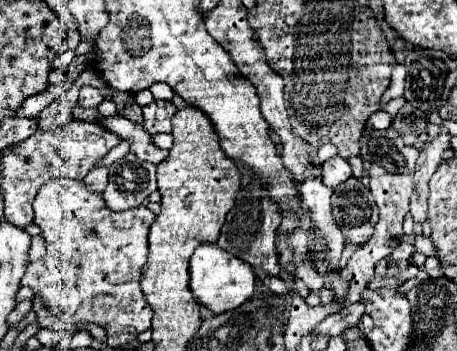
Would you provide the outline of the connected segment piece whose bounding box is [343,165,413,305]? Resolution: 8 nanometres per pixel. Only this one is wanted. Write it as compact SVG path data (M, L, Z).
M371 165L371 169L369 169L369 189L375 197L377 207L379 207L379 221L375 225L373 237L353 253L347 267L343 269L343 279L349 281L349 285L351 285L351 291L347 295L347 305L361 299L361 293L367 289L369 281L375 277L375 265L381 259L385 259L391 253L393 247L397 247L401 243L401 239L405 235L403 233L403 219L409 211L409 197L413 193L413 177L411 175L391 175L383 167Z

